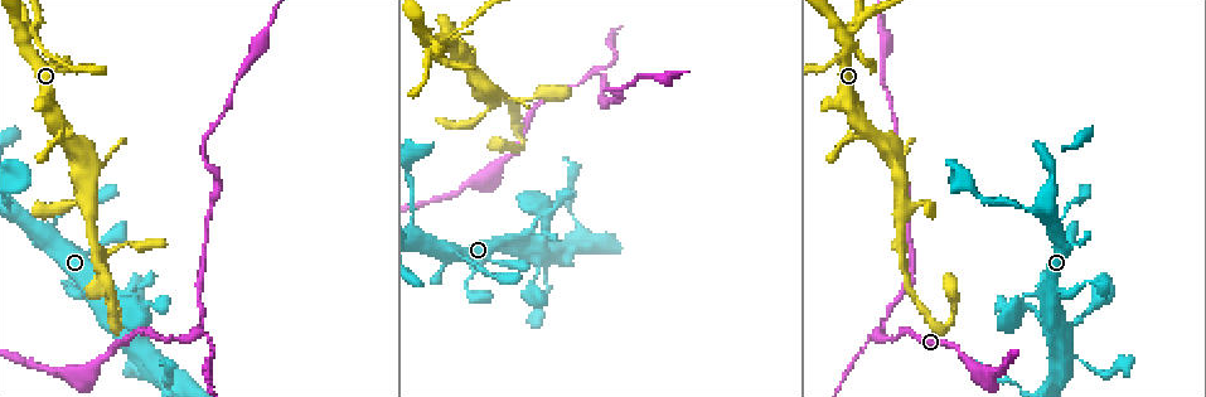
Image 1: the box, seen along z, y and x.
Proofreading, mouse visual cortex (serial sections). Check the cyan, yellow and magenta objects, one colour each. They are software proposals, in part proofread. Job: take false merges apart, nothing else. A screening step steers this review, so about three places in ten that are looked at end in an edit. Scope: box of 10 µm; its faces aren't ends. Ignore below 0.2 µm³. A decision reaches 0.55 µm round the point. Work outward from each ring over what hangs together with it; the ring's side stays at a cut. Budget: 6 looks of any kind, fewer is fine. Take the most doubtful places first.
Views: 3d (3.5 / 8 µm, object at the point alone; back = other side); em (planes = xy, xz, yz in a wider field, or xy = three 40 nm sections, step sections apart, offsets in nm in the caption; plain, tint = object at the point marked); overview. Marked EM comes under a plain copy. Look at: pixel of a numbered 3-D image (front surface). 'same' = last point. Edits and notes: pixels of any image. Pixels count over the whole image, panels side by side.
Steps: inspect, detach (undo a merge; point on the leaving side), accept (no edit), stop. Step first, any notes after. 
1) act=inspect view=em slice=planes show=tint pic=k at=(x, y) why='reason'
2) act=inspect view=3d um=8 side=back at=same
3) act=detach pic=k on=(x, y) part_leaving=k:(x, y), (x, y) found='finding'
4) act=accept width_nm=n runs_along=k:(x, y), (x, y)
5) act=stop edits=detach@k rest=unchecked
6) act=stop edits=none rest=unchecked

act=inspect view=3d um=3.5 pic=1 at=(425, 38)

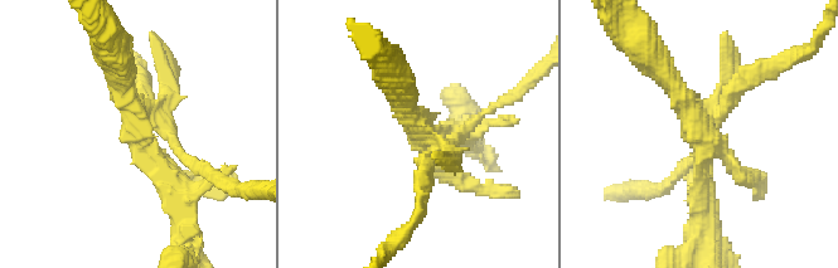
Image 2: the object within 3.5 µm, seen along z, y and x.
act=inspect view=em slice=xy step=2 show=tint pic=2 at=(422, 132)

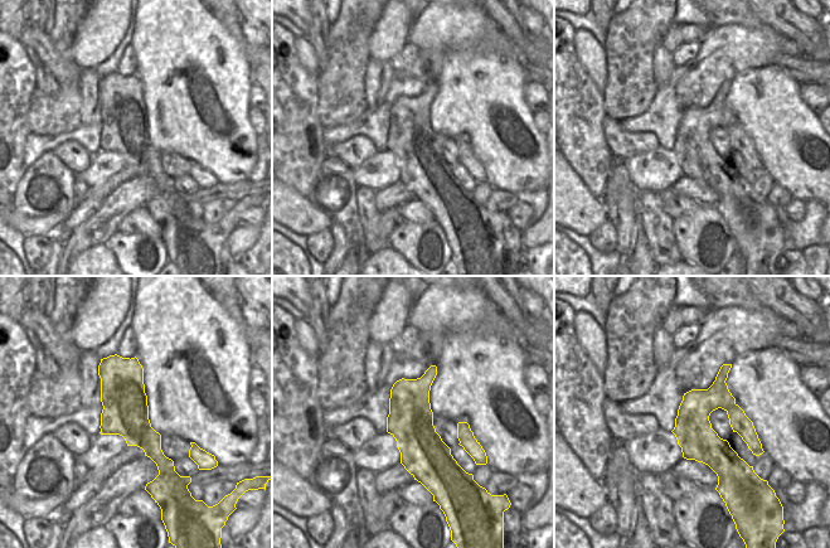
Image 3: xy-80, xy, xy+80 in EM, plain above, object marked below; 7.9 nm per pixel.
act=detach pic=2 on=(160, 61) part_leaving=2:(715, 116), (746, 77), (804, 54) found='a second cell is stuck on'

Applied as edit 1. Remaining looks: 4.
act=inspect view=3d um=8 pic=1 at=(146, 311) why='sharp bend'

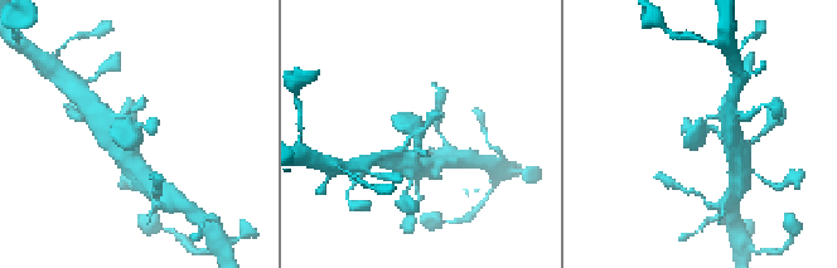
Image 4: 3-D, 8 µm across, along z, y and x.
act=inspect view=3d um=3.5 at=same why='closer look'

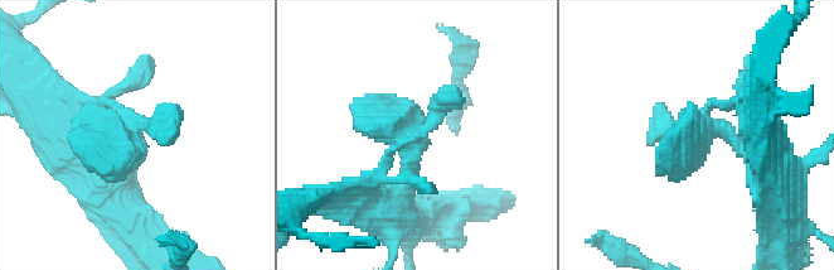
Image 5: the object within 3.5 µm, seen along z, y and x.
act=inspect view=em slice=xy step=5 show=tint pic=5 at=(130, 129)

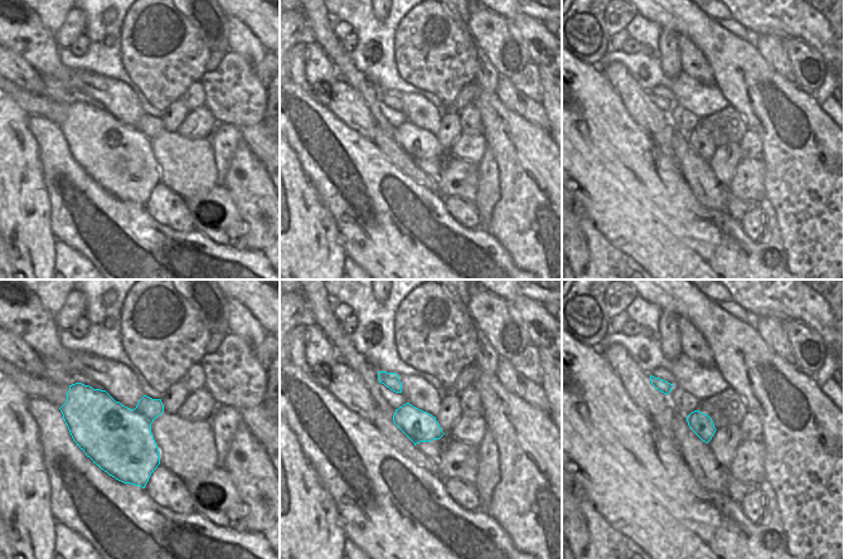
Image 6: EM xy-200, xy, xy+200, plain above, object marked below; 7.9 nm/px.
act=accept runs_along=5:(377, 211), (407, 186), (412, 136), (369, 95) found='one cell here'

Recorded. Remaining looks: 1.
act=stop edits=detach@2 rest=unchecked

